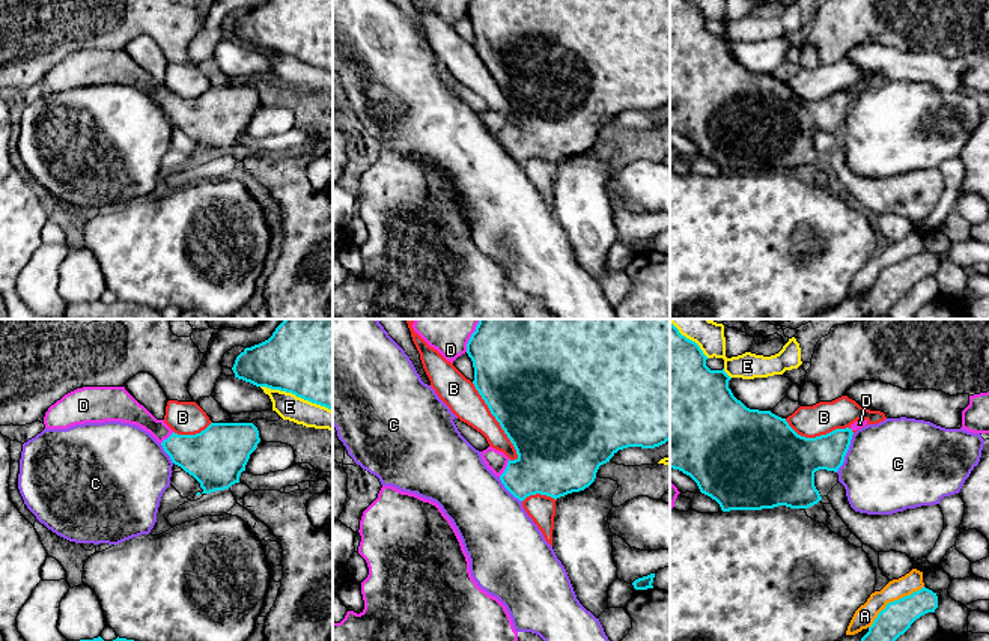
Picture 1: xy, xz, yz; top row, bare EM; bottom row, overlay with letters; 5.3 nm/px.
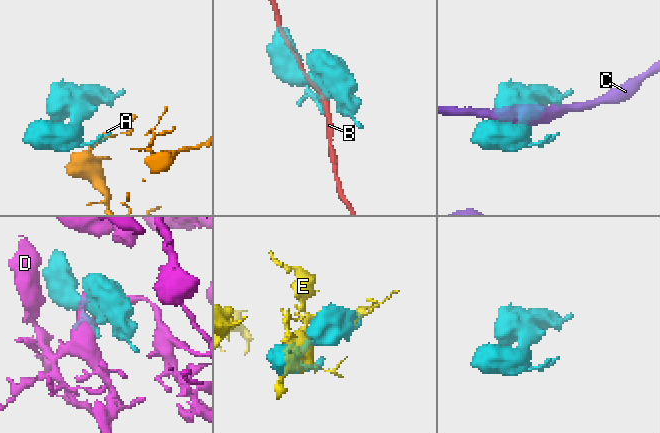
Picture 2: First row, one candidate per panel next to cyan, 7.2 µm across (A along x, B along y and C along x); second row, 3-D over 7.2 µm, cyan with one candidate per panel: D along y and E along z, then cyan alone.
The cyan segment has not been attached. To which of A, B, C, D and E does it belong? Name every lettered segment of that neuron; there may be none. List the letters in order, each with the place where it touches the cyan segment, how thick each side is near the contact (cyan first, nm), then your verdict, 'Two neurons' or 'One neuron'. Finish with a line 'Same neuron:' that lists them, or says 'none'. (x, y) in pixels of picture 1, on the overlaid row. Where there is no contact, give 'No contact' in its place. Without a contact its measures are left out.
A: Touches cyan at yz (894, 601). Thickness 170 nm (cyan) against 110 nm. Two neurons
B: Touches cyan at xz (497, 420). Thickness 500 nm (cyan) against 180 nm. Two neurons
C: Touches cyan at yz (846, 452). Thickness 220 nm (cyan) against 480 nm. Two neurons
D: Touches cyan at xz (506, 468). Thickness 360 nm (cyan) against 110 nm. One neuron
E: Touches cyan at xy (297, 396). Thickness 500 nm (cyan) against 140 nm. Two neurons
Same neuron: D

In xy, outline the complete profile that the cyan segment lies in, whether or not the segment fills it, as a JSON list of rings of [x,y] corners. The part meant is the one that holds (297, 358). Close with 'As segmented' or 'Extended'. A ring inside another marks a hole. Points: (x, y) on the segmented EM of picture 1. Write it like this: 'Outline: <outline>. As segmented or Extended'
Outline: [[[285,319],[268,340],[245,348],[232,370],[256,387],[292,393],[333,411],[333,319]]]. As segmented

